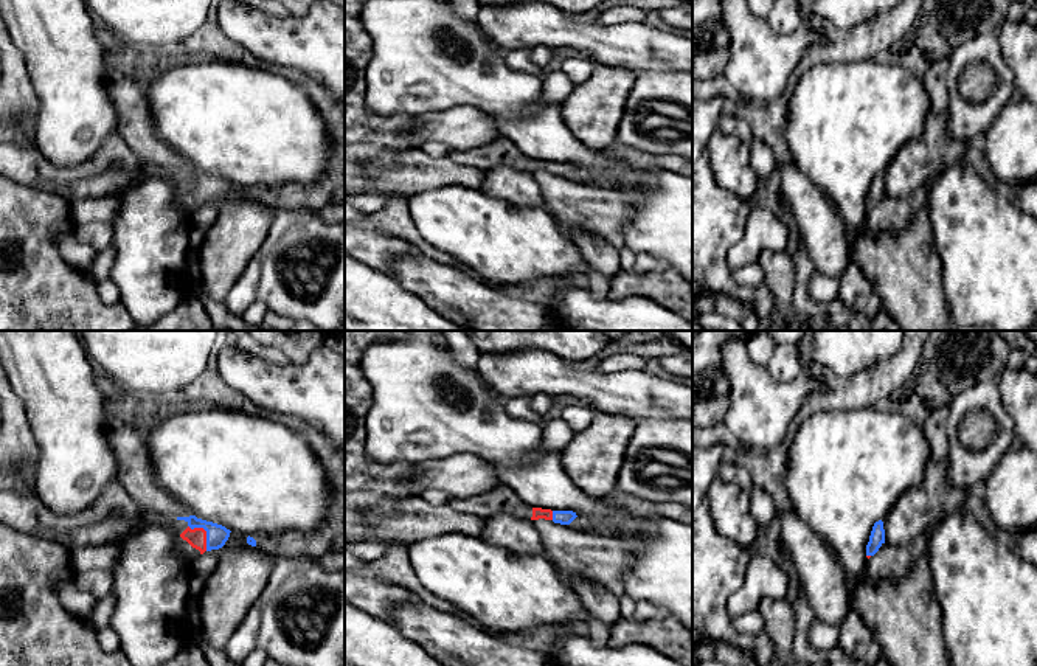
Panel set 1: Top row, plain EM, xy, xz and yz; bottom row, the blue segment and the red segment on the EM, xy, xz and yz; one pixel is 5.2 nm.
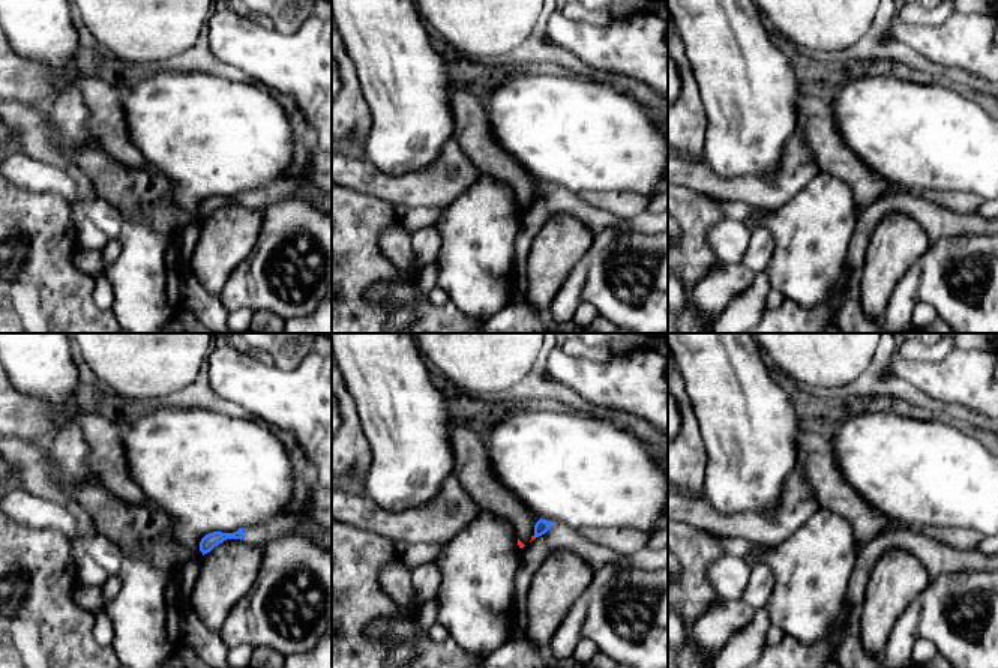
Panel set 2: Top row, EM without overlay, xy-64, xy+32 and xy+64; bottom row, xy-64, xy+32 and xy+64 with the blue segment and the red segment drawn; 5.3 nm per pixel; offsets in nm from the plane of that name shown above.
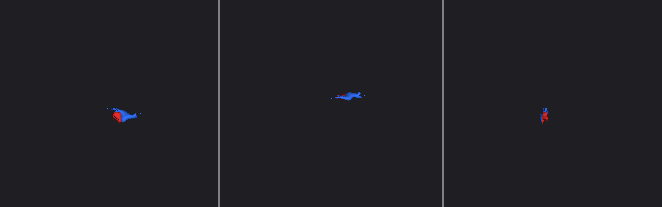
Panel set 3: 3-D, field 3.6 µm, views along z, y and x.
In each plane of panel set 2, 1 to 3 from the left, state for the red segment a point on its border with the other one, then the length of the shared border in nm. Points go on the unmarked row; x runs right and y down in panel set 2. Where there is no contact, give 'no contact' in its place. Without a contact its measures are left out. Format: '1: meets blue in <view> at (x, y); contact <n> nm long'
1: no contact
2: no contact
3: no contact

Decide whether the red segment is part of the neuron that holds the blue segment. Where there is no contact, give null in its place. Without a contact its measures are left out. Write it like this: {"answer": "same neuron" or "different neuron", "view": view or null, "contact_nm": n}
{"answer": "same neuron", "view": "xy", "contact_nm": 170}

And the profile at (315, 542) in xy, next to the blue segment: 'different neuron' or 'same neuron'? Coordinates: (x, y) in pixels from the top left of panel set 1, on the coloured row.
same neuron

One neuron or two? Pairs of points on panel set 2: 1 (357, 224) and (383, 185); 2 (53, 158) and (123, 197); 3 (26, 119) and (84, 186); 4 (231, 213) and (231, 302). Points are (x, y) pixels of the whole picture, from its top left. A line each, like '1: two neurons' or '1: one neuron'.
1: two neurons
2: one neuron
3: two neurons
4: two neurons

